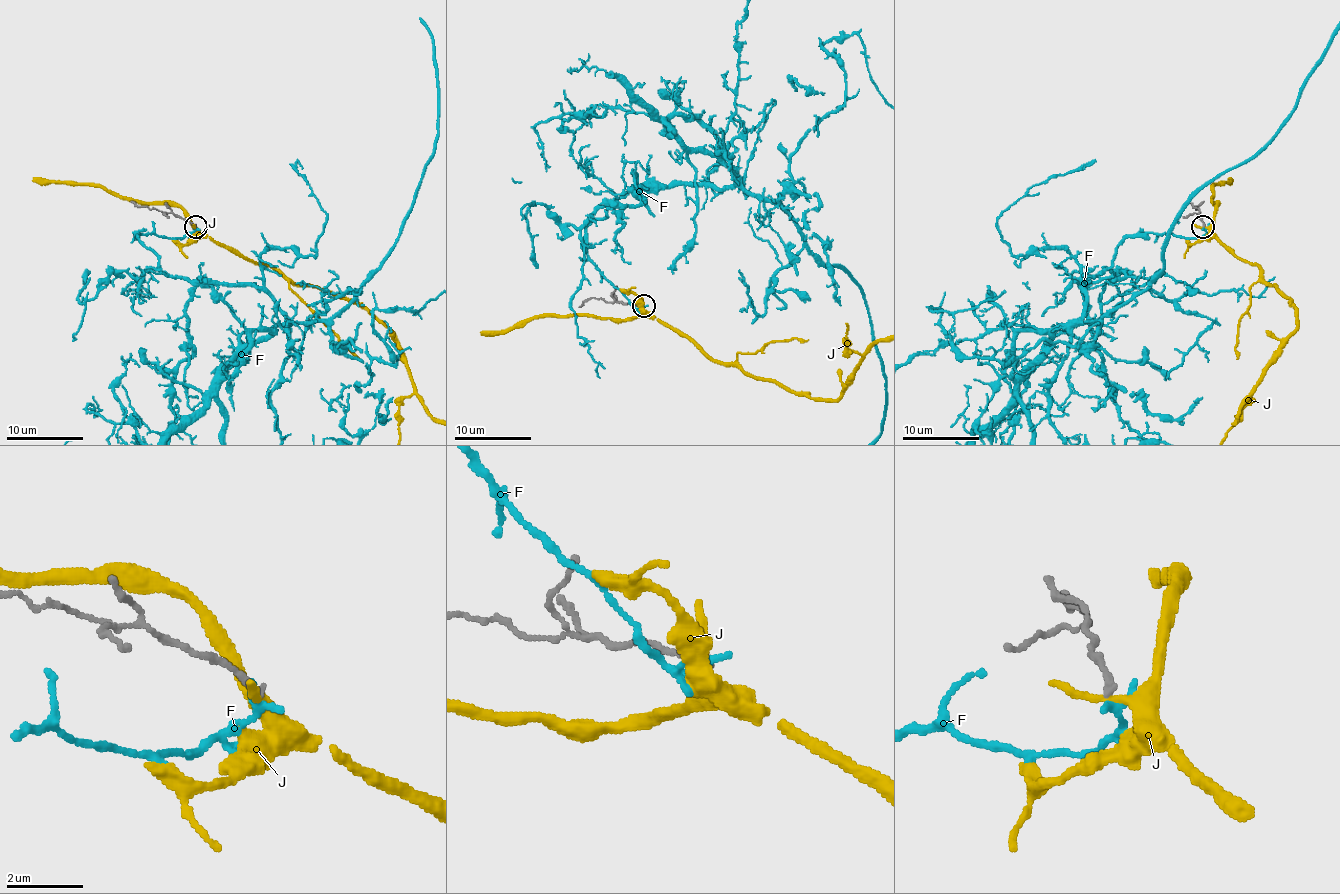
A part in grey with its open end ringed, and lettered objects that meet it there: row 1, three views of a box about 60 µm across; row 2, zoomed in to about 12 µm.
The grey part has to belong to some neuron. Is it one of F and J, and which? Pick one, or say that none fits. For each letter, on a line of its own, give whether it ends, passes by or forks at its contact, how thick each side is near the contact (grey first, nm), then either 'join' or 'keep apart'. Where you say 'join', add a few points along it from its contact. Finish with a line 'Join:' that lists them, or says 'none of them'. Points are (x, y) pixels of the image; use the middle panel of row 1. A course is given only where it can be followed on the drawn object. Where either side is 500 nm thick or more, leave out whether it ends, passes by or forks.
F: it ends; calibres 170 and 240 nm; join
J: it passes by; calibres 180 and 240 nm; keep apart
Join: F

